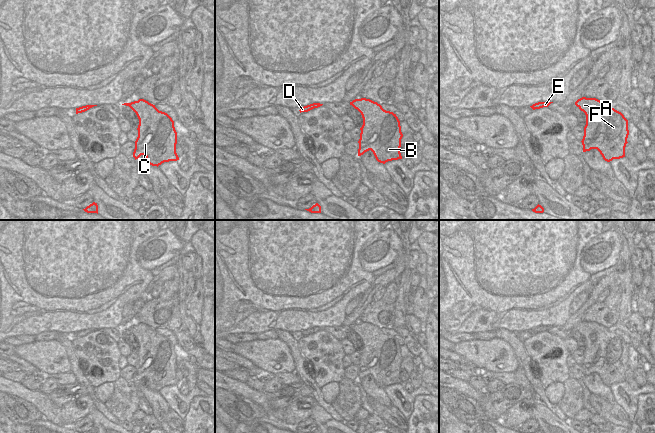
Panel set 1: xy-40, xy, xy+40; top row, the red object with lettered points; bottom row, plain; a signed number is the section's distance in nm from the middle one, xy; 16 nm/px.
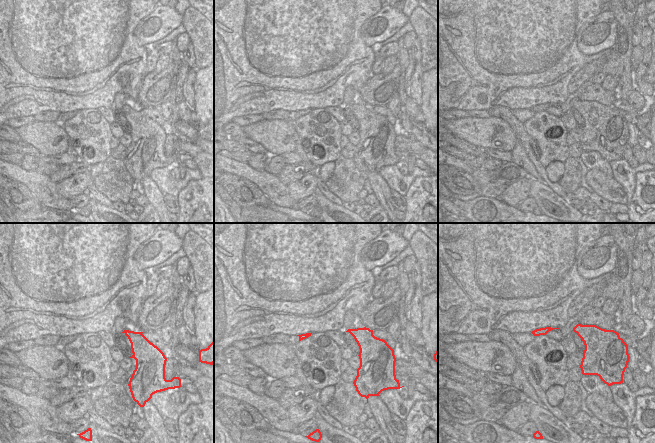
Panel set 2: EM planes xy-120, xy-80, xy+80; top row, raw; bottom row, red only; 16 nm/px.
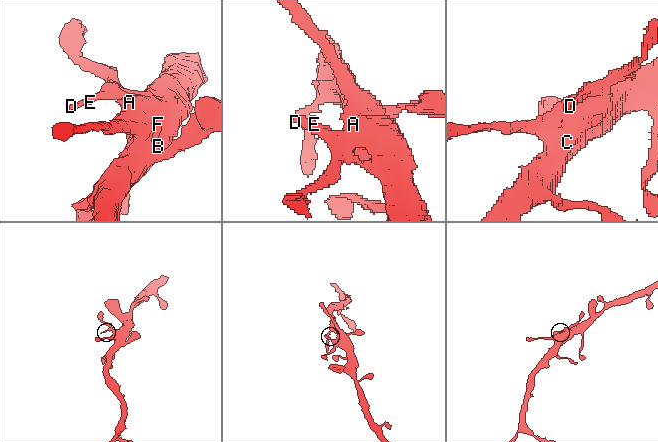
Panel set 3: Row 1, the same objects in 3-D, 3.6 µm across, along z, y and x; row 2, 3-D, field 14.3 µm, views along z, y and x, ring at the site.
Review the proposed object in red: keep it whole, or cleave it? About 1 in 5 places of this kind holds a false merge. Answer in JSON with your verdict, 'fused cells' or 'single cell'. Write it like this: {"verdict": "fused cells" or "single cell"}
{"verdict": "single cell"}

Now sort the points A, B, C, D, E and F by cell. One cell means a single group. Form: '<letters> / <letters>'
A B C D E F

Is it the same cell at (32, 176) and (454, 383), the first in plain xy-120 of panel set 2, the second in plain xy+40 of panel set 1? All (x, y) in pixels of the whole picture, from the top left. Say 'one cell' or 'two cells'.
one cell

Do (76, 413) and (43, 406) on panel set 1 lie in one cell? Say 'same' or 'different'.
different

